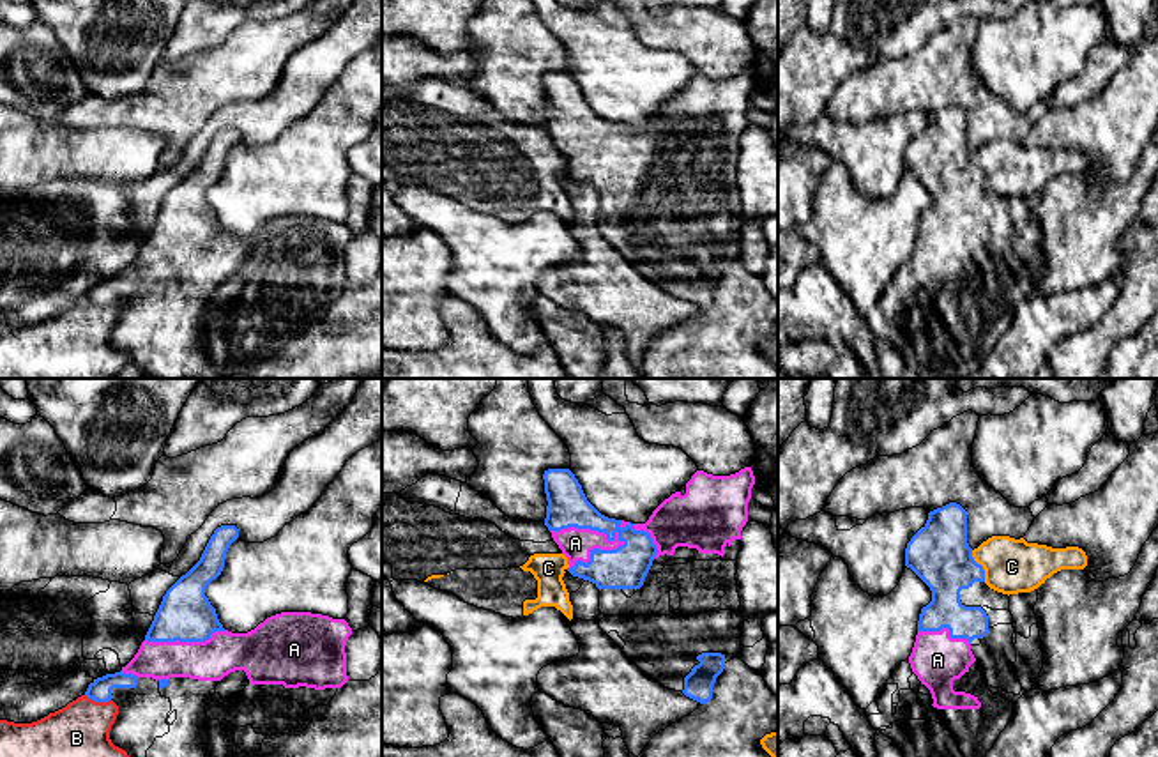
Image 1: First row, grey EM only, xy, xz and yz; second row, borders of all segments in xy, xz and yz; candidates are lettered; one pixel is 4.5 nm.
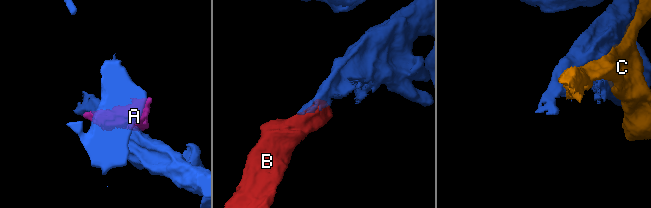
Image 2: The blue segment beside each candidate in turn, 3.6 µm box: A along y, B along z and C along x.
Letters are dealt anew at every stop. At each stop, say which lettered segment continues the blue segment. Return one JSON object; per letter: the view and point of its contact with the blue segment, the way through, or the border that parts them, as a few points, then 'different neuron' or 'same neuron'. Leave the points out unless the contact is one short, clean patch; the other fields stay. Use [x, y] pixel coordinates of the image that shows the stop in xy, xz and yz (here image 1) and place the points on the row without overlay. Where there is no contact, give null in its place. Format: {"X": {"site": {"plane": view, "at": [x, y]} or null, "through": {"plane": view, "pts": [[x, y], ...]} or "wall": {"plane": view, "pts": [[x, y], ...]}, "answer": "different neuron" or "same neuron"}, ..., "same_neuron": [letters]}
{"A": {"site": {"plane": "xz", "at": [589, 131]}, "answer": "same neuron"}, "B": {"site": {"plane": "xy", "at": [98, 305]}, "wall": {"plane": "xy", "pts": [[85, 298], [96, 305], [110, 305]]}, "answer": "different neuron"}, "C": {"site": {"plane": "yz", "at": [982, 170]}, "answer": "different neuron"}, "same_neuron": ["A"]}

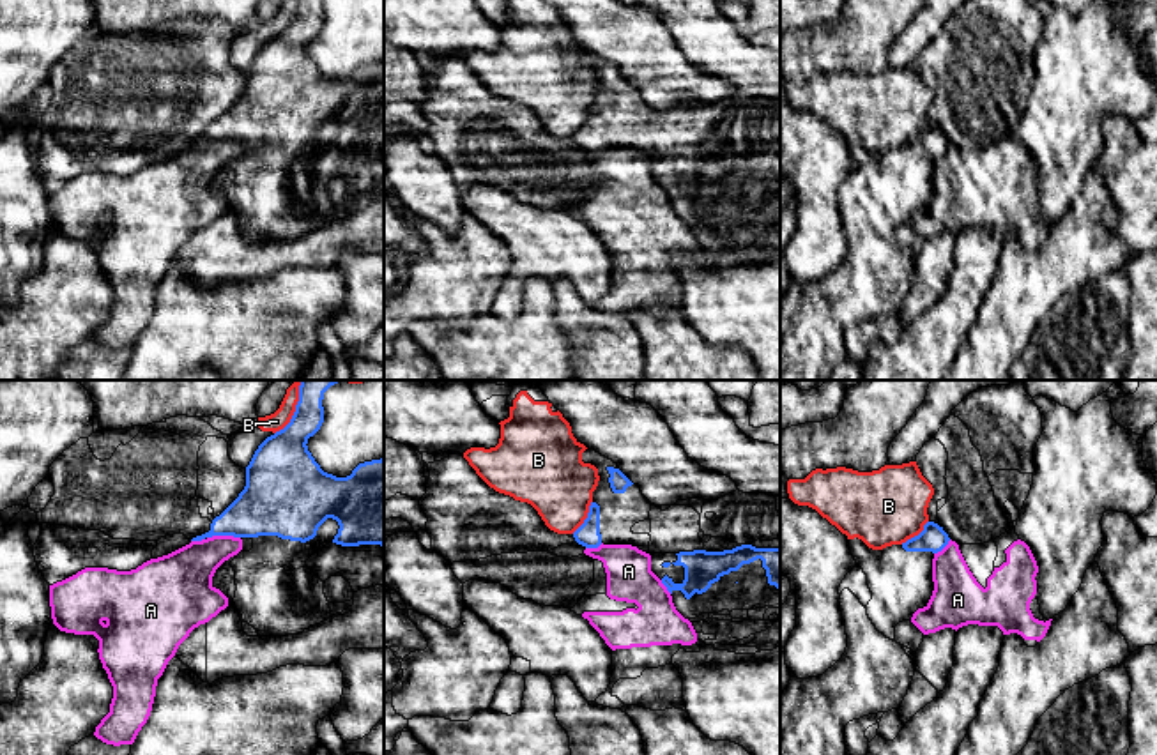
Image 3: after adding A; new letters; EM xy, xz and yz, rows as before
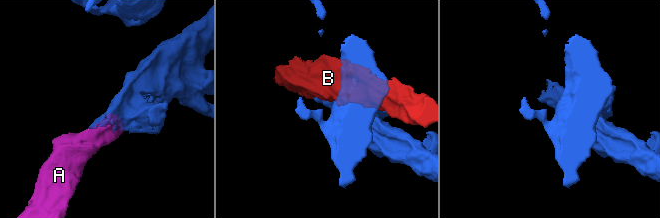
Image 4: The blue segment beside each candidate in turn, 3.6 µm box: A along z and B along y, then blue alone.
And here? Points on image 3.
{"A": {"site": {"plane": "xy", "at": [223, 138]}, "wall": {"plane": "xy", "pts": [[239, 140], [207, 142]]}, "answer": "different neuron"}, "B": {"site": {"plane": "xy", "at": [292, 20]}, "answer": "different neuron"}, "same_neuron": []}

